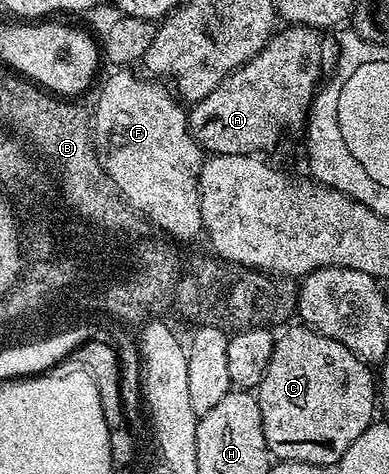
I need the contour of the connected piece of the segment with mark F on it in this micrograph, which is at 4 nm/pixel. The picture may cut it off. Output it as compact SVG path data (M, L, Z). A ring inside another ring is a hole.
M127 67L111 71L101 81L103 101L94 98L99 157L128 205L168 238L189 241L196 234L203 233L199 173L205 160L204 150L200 149L187 128L188 110L181 104L180 98L170 97L162 89L162 80L154 80L154 85L145 84L131 72Z

